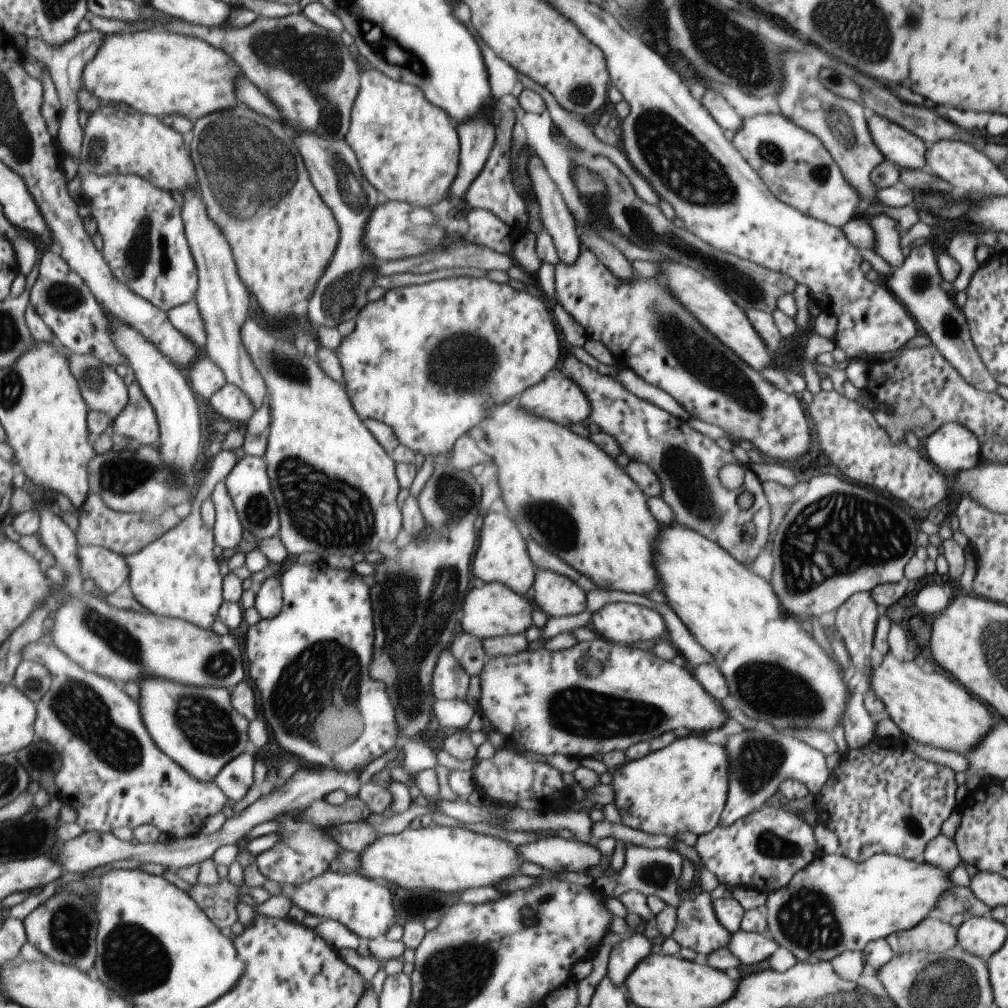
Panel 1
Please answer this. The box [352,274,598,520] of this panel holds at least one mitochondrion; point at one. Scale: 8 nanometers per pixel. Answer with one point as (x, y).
(456, 362)

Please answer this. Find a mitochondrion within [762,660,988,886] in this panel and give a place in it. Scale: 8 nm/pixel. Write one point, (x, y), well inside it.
(915, 827)

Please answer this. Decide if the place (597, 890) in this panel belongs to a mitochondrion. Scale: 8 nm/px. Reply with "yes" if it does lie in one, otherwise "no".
no

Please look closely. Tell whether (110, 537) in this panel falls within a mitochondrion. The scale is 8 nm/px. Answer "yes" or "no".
no

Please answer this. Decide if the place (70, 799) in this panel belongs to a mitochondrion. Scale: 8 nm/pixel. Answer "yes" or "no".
no

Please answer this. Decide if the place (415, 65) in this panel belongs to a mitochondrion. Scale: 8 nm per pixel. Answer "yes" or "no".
yes

